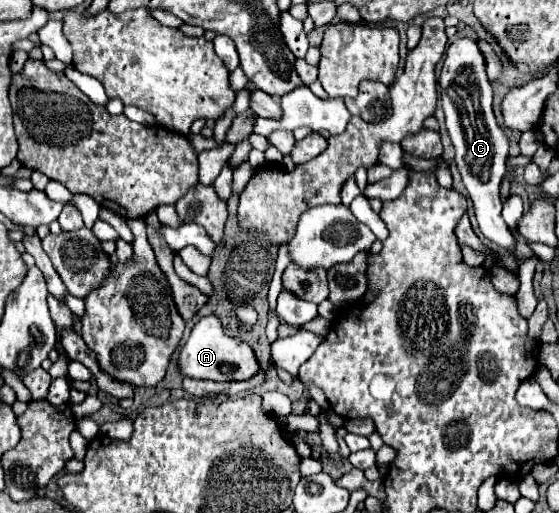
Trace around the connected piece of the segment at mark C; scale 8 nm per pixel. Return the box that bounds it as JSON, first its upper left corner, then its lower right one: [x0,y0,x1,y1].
[439,37,517,253]

